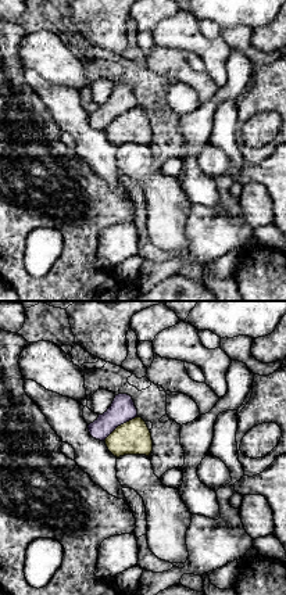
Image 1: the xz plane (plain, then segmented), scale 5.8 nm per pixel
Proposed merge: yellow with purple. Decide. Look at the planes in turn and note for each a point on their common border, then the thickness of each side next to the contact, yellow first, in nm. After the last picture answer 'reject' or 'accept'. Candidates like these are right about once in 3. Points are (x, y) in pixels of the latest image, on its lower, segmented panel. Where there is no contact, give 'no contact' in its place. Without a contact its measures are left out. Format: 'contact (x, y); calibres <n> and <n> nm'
contact (121, 425); calibres 200 and 150 nm

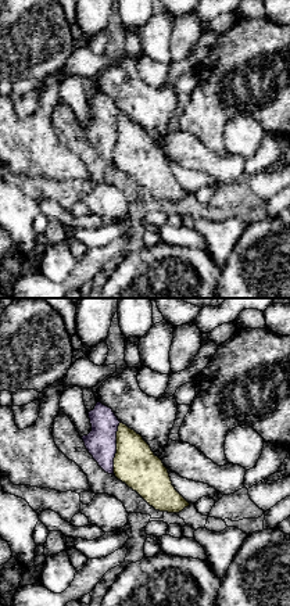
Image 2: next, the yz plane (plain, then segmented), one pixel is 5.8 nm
contact (117, 448); calibres 240 and 180 nm

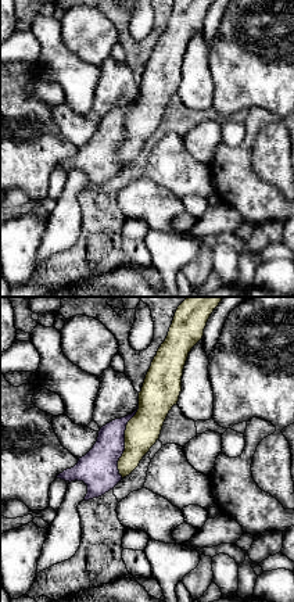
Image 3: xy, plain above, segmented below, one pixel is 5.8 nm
contact (125, 443); calibres 200 and 220 nm

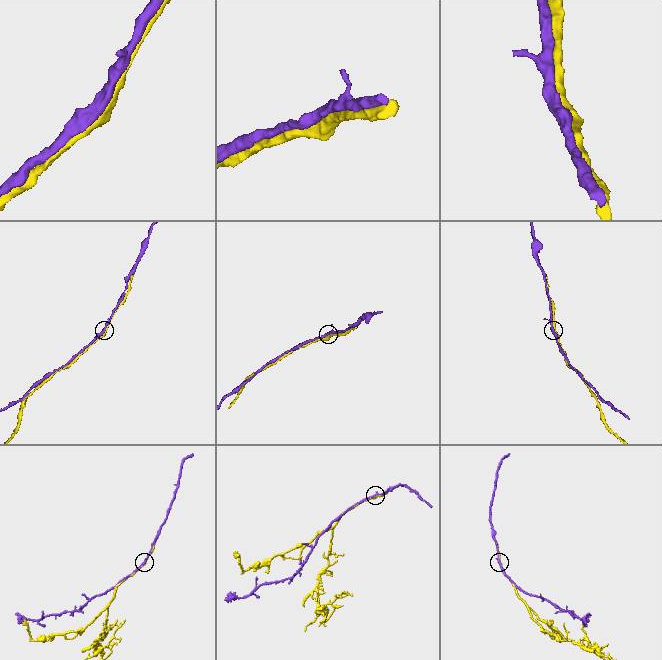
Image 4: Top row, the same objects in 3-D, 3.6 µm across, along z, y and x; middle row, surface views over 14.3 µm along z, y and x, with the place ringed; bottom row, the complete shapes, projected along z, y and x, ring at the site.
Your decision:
accept

